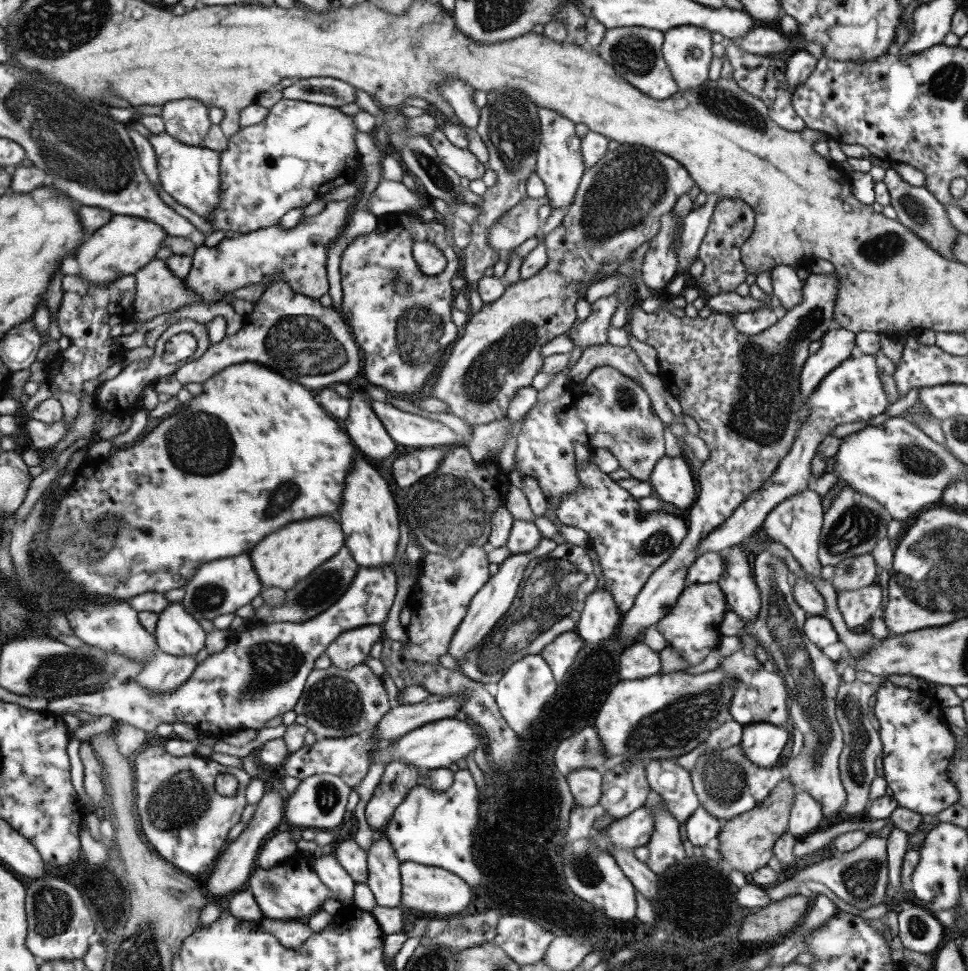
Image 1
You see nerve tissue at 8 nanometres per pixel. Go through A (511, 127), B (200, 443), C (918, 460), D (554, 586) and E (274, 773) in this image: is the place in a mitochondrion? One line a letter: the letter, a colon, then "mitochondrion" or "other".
A: mitochondrion
B: mitochondrion
C: mitochondrion
D: mitochondrion
E: other

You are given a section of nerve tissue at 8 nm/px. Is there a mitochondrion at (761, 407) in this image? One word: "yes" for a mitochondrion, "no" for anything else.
yes

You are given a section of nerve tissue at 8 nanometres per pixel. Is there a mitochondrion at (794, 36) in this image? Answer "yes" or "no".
no

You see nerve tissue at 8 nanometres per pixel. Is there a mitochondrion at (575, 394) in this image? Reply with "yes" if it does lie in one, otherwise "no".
no

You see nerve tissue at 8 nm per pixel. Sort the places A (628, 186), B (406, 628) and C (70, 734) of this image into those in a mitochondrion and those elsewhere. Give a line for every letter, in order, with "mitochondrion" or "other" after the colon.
A: mitochondrion
B: other
C: other

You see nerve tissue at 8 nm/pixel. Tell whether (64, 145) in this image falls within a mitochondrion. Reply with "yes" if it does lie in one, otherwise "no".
yes

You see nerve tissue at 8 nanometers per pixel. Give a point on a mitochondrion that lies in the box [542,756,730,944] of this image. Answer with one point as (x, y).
(584, 866)

